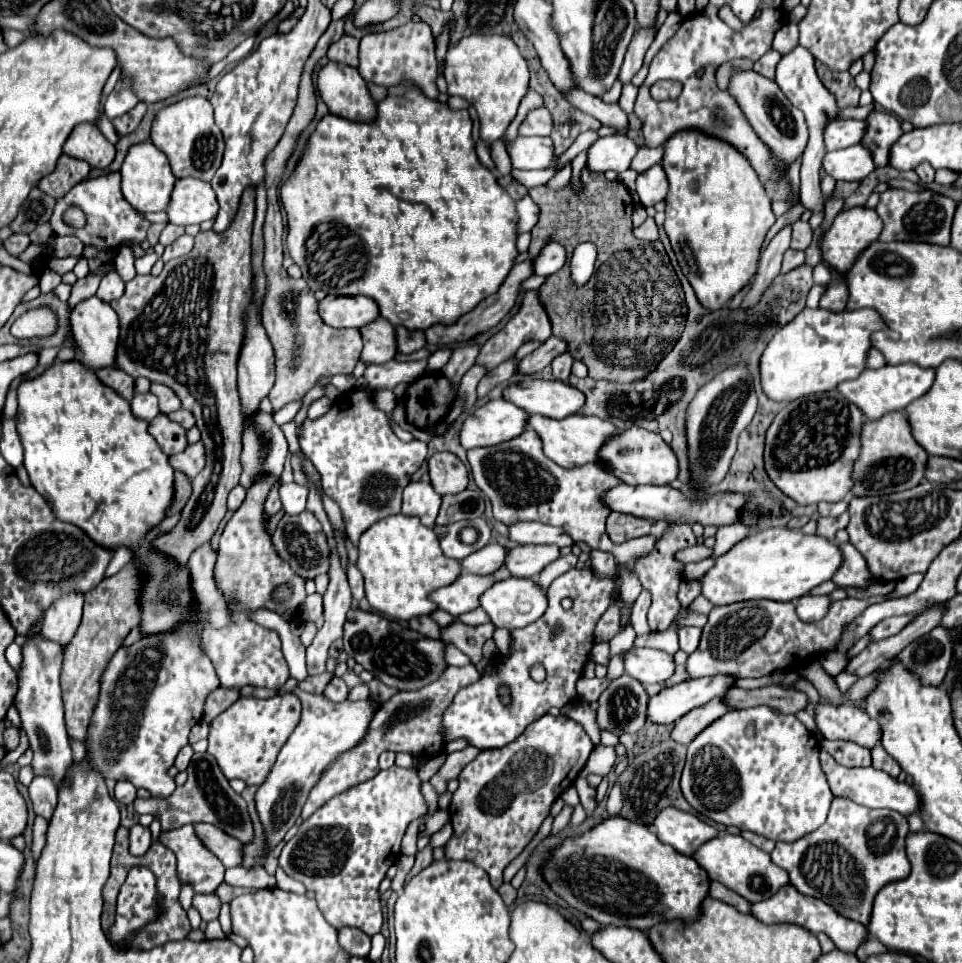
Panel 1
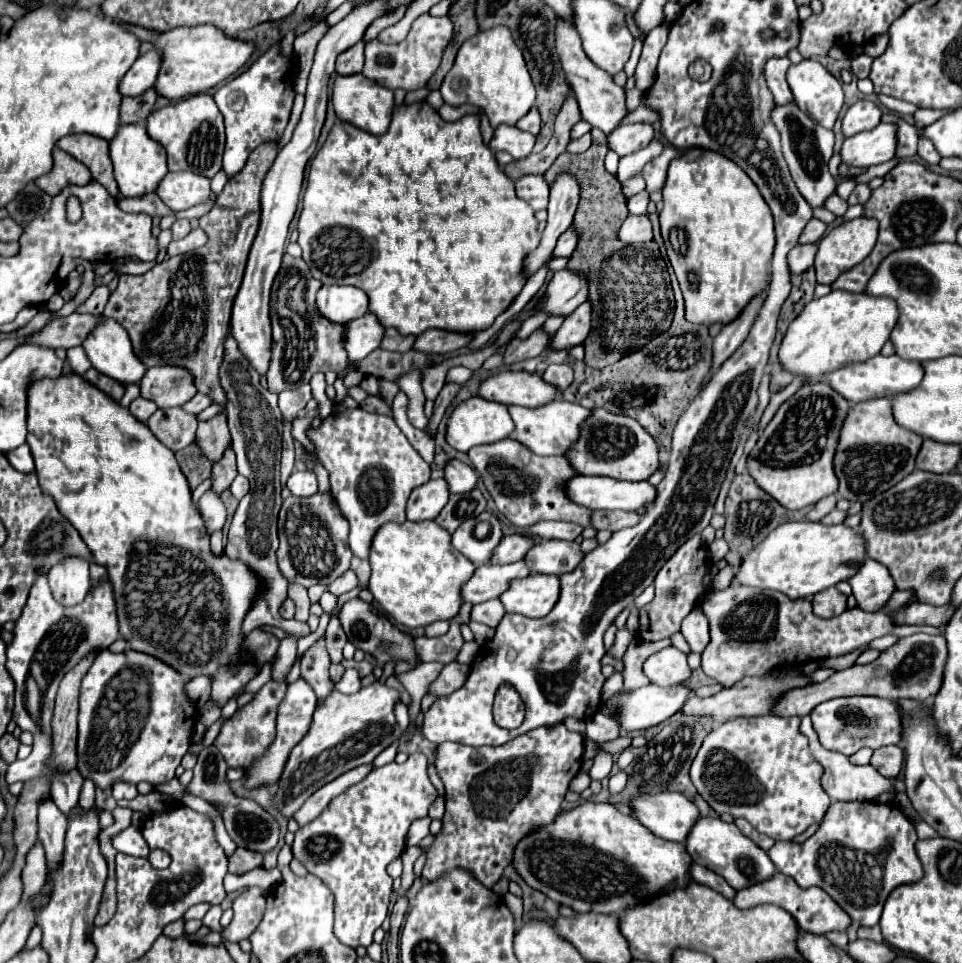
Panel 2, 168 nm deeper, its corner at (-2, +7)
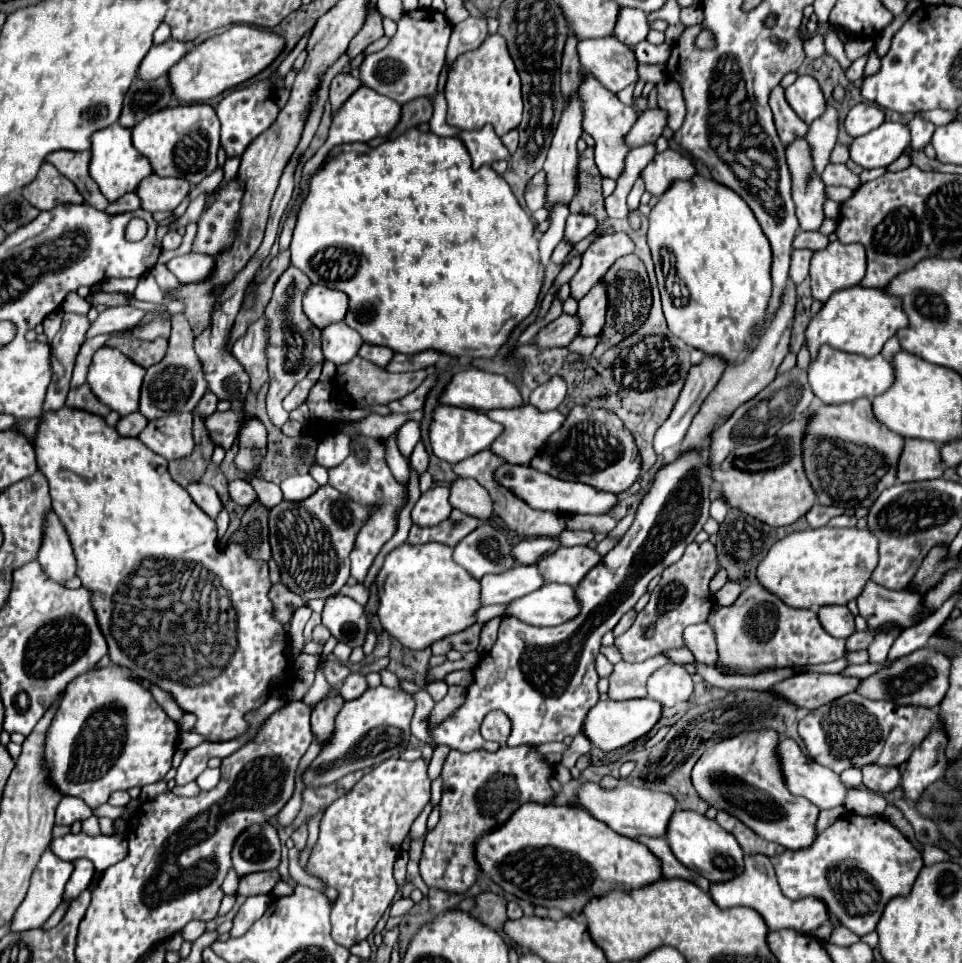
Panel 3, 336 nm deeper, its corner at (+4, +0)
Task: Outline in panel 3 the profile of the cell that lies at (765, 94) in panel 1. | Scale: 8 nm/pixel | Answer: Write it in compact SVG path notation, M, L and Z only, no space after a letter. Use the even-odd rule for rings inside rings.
M805 136L787 144L785 156L793 178L793 202L801 230L819 230L825 220L823 204L827 202L827 192L821 176L813 172L813 156Z

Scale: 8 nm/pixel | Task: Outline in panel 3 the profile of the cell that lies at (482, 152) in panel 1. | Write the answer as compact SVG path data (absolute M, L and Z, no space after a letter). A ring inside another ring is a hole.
M433 8L403 14L403 18L397 22L397 32L391 38L391 42L383 50L365 56L359 72L363 86L373 88L375 92L389 96L399 104L405 104L417 96L429 96L433 100L434 108L429 122L430 131L443 138L456 137L461 132L459 128L447 124L446 113L443 112L443 105L447 103L444 94L437 92L437 78L439 70L445 64L449 34L451 34L449 20Z

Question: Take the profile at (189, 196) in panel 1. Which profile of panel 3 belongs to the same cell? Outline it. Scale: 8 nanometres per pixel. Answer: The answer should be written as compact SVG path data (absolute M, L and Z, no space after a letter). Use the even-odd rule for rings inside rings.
M151 174L149 178L145 178L139 184L137 196L141 198L143 210L171 212L183 202L183 198L189 194L189 190L191 190L191 186L187 180L161 178L157 174Z

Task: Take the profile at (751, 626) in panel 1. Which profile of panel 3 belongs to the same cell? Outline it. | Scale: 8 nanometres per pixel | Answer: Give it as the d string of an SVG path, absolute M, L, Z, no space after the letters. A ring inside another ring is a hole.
M751 584L731 606L711 608L707 622L717 642L717 668L727 674L751 674L763 668L791 668L833 662L845 656L847 640L829 636L813 610L797 610L783 604L761 584Z

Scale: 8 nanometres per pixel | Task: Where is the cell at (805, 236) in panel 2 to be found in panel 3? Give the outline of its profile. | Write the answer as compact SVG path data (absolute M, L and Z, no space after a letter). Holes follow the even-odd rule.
M799 232L793 240L793 248L809 248L809 250L819 250L829 244L829 238L821 232Z

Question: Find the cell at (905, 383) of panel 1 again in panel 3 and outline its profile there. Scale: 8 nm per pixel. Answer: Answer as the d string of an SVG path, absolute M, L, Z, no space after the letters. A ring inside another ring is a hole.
M821 346L821 352L811 362L811 366L807 370L807 376L809 376L809 384L813 388L813 394L823 404L845 404L845 402L857 400L861 396L875 398L875 396L887 392L887 388L895 380L895 368L881 354L873 356L873 358L849 356L847 352L837 352L833 348Z

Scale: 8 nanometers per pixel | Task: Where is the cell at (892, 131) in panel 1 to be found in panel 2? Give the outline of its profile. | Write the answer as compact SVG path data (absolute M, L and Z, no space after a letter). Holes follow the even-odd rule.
M885 113L881 121L889 121L889 123L897 123L897 157L907 159L907 157L915 157L917 155L917 127L905 123L903 119L895 117L893 113Z

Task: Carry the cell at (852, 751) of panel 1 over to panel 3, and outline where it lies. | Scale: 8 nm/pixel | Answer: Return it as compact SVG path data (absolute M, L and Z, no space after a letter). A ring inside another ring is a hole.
M849 768L849 770L841 772L841 780L845 784L851 784L853 788L857 788L861 784L861 768Z

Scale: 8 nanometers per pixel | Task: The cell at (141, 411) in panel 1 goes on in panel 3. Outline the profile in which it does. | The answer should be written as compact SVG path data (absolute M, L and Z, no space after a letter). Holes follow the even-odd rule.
M131 412L129 416L123 416L117 422L117 432L121 432L121 436L139 436L139 432L147 426L145 416L141 416L139 412Z

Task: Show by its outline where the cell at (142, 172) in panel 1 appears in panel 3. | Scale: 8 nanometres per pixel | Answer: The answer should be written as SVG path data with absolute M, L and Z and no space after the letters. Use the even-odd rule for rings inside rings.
M113 124L109 128L97 130L93 136L93 146L91 146L91 178L99 184L103 196L109 202L119 200L119 196L127 192L135 192L141 180L145 180L149 174L153 174L153 168L145 156L141 156L131 142L131 130L121 128L121 124Z

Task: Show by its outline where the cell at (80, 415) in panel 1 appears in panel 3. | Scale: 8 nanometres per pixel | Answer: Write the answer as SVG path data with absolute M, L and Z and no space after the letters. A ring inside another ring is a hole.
M65 406L61 410L45 412L41 416L39 426L37 426L37 434L33 438L33 448L35 448L35 456L37 456L37 466L49 482L53 512L61 520L65 532L71 540L71 546L73 546L73 552L77 558L77 576L81 578L83 586L93 592L91 604L95 608L101 632L109 644L111 662L125 666L125 668L133 670L137 676L143 676L147 682L157 684L159 688L171 692L175 696L177 704L185 712L193 712L197 716L195 732L203 734L207 740L221 742L221 740L231 740L231 738L237 738L239 734L243 734L247 730L247 722L243 720L243 716L249 710L255 710L265 702L267 692L271 692L271 688L269 688L271 680L283 678L281 688L287 688L287 686L291 686L291 682L295 678L291 672L291 664L283 654L287 648L287 642L283 638L285 626L281 626L271 616L273 608L271 608L271 602L267 598L267 592L271 588L271 580L269 580L267 564L261 560L249 558L245 554L245 550L237 544L231 544L225 549L219 550L217 542L215 542L215 538L217 538L215 522L205 512L201 512L197 508L197 504L191 500L191 496L187 494L187 490L181 488L169 476L167 460L163 456L157 456L149 448L145 448L145 444L141 444L139 438L121 436L101 416L89 416L89 412L77 412L77 408L65 408Z

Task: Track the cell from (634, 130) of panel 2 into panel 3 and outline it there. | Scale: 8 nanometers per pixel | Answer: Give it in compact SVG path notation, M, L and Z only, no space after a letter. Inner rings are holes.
M661 108L645 110L639 114L635 126L625 136L625 144L629 144L631 150L645 144L653 144L661 136L665 124L667 124L667 114Z

